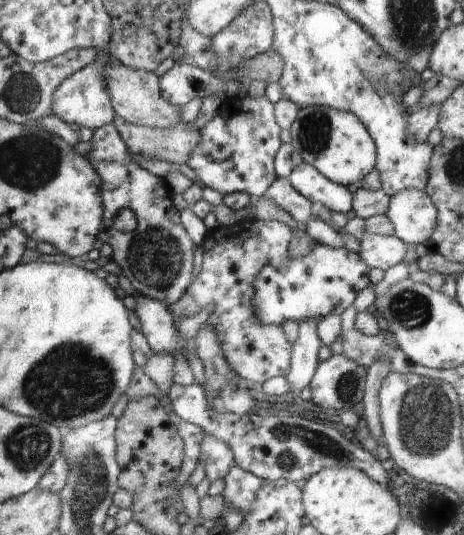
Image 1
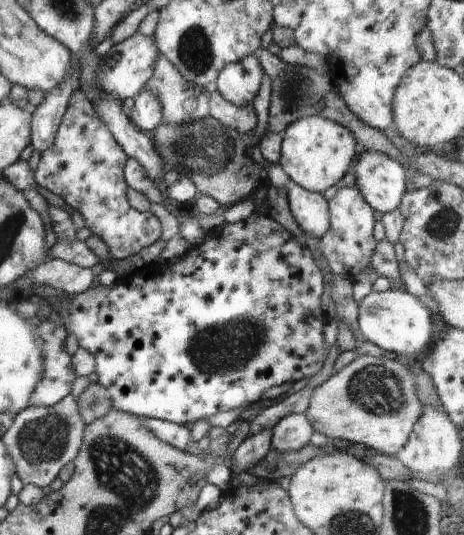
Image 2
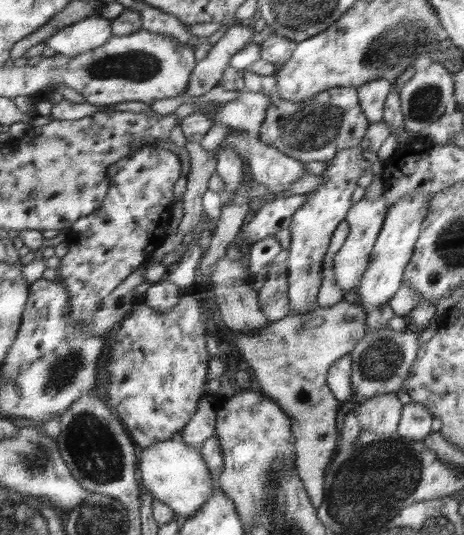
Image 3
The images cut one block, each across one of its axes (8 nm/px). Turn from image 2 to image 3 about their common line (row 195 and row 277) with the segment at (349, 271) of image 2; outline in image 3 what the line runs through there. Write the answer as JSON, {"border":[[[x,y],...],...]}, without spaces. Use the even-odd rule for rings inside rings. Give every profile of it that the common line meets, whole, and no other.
{"border":[[[384,196],[375,201],[363,198],[350,207],[345,218],[349,225],[349,234],[342,247],[335,254],[332,268],[336,284],[342,290],[342,296],[346,295],[346,290],[354,289],[360,283],[360,279],[362,279],[362,275],[364,275],[364,271],[366,271],[366,267],[370,262],[370,253],[384,224],[387,210]]]}

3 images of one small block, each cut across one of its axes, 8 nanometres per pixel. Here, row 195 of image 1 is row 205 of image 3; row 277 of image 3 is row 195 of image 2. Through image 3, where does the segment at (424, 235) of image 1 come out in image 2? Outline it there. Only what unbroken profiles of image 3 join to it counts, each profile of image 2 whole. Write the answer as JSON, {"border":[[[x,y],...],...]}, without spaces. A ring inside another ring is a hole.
{"border":[[[360,149],[354,176],[356,188],[372,210],[388,213],[399,208],[406,191],[408,172],[388,154]]]}

